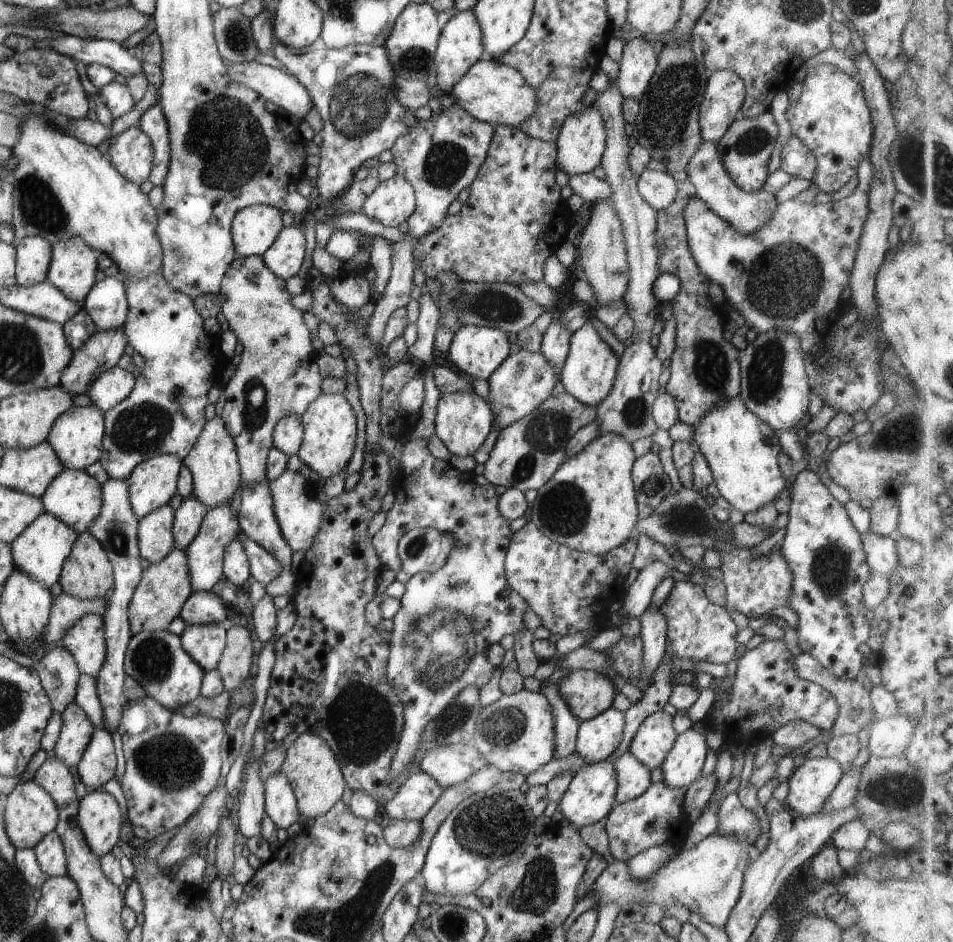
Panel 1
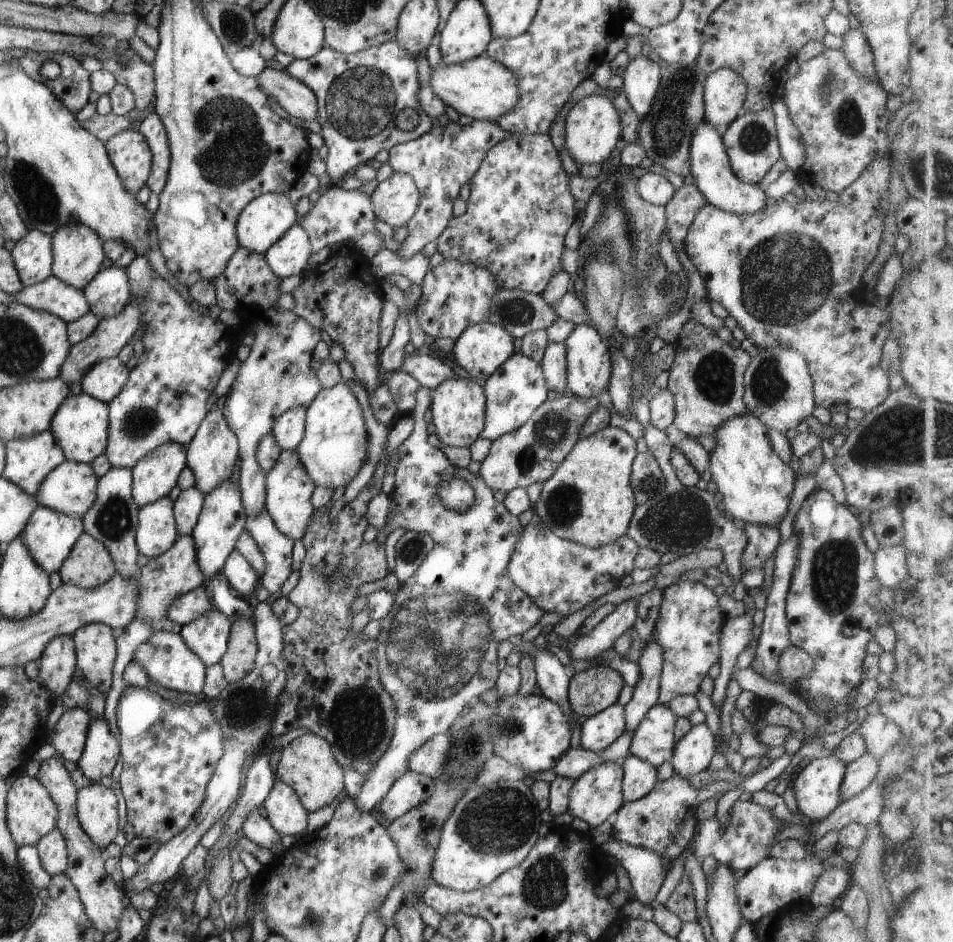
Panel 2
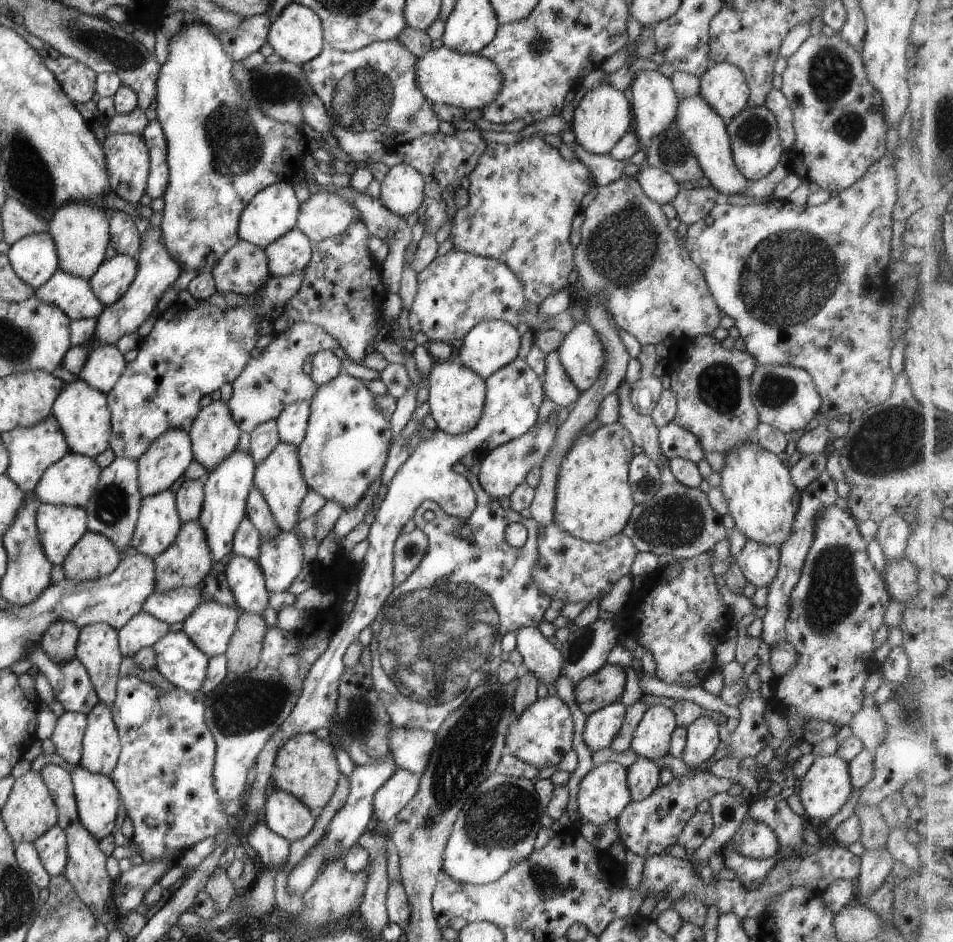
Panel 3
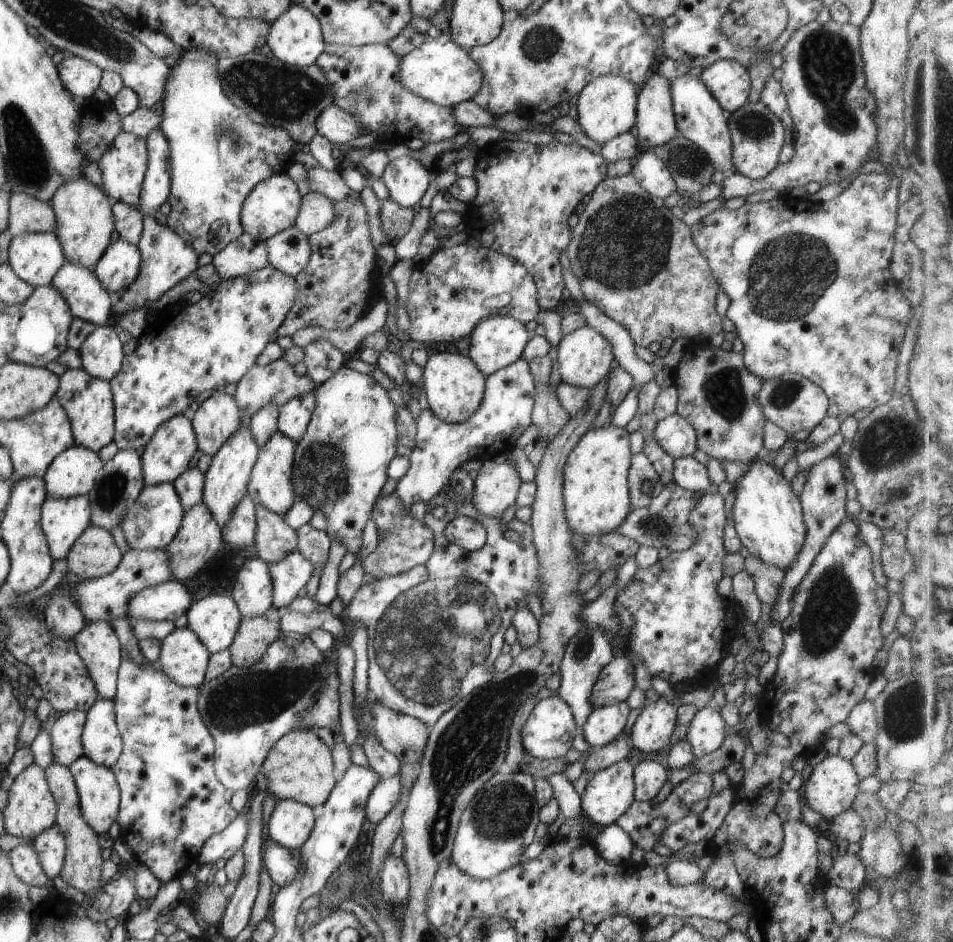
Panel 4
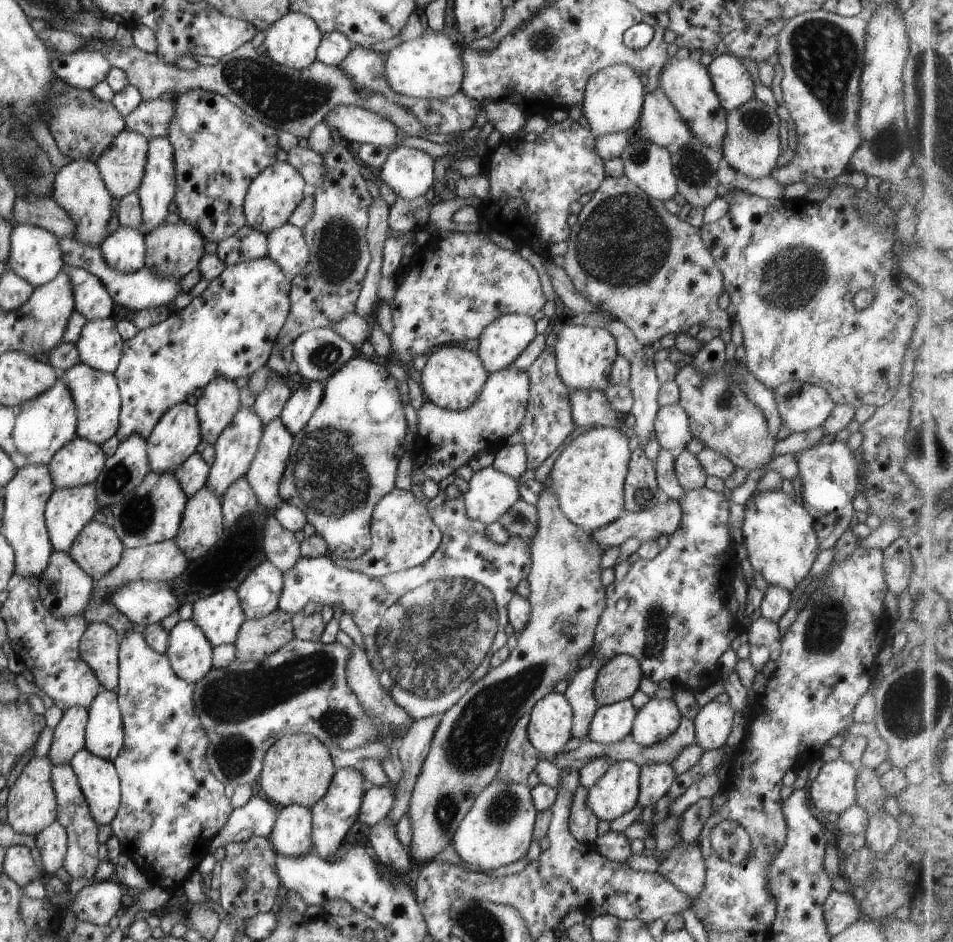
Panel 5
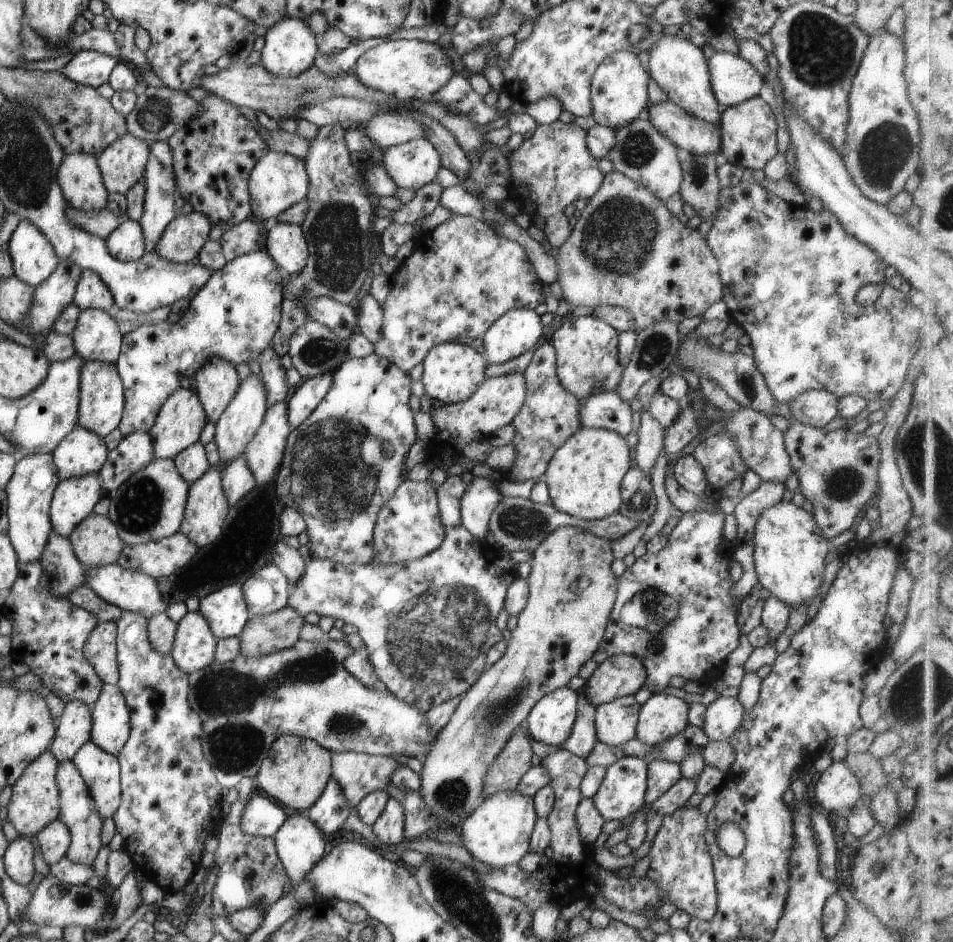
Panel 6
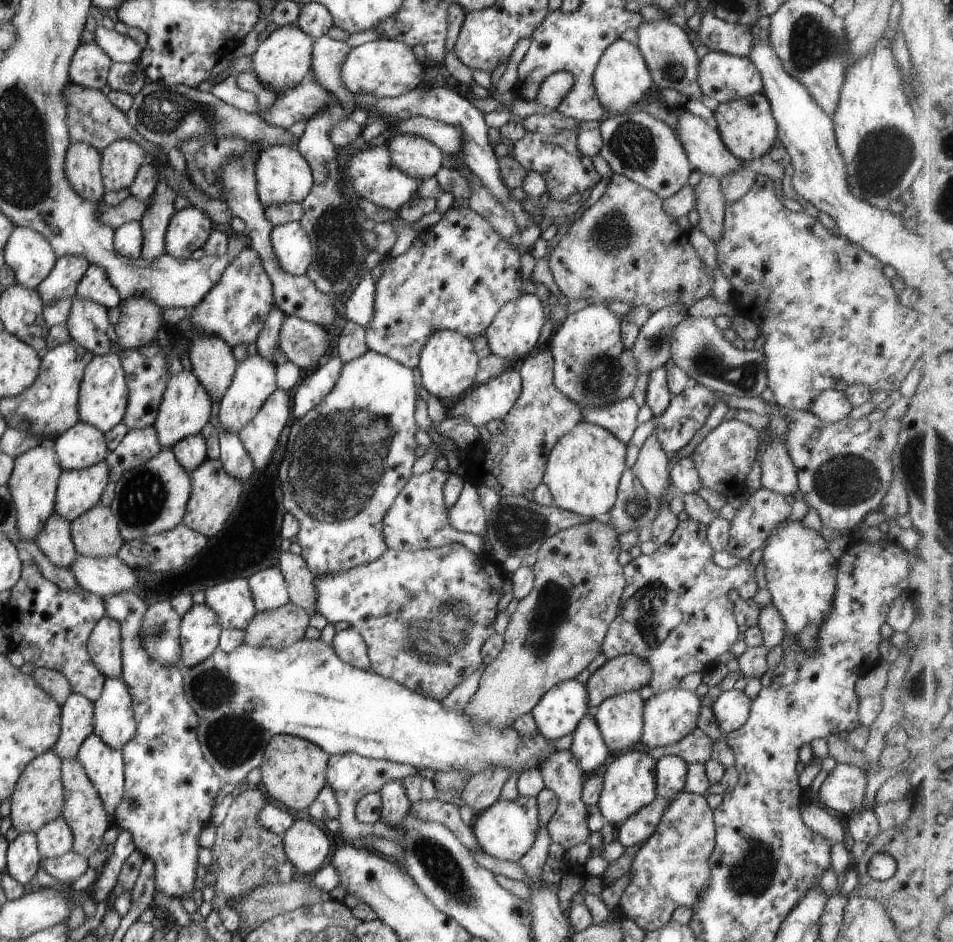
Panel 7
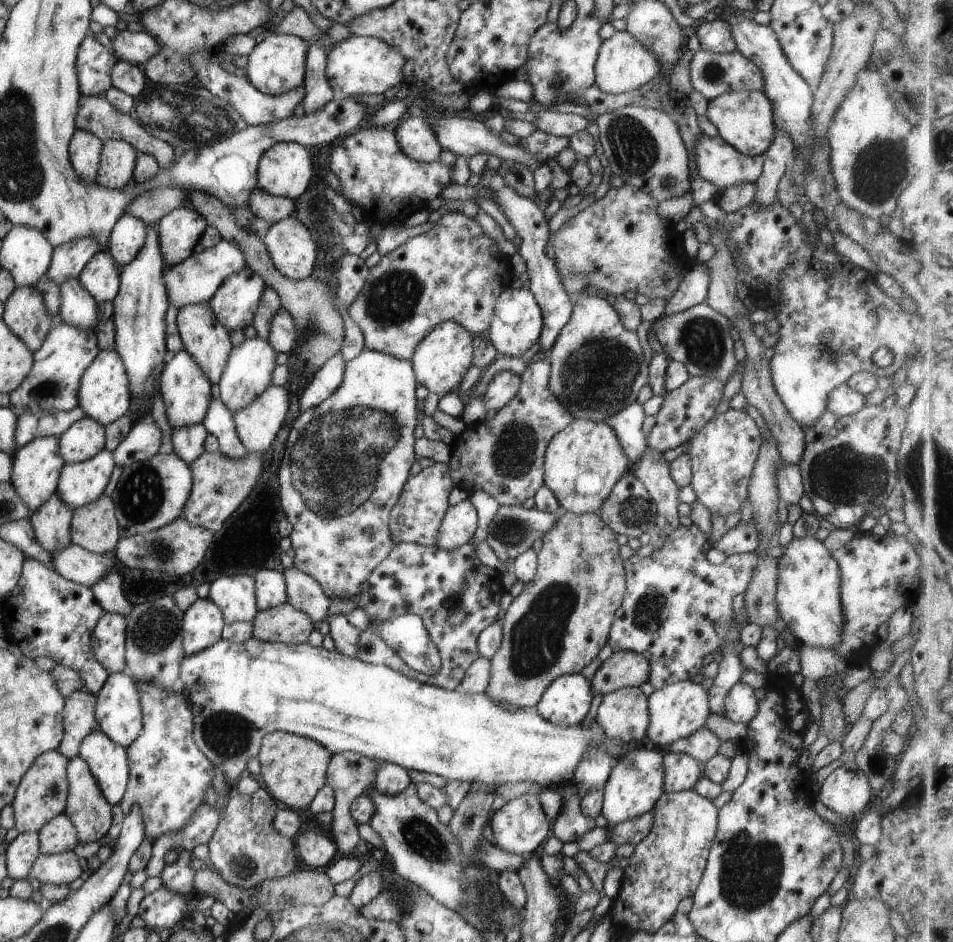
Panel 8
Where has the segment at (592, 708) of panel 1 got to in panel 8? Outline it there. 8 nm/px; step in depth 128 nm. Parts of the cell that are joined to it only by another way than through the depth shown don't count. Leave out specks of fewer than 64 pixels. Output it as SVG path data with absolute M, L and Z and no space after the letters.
M613 651L602 661L590 681L593 694L606 695L625 687L639 687L648 680L647 659L635 651Z

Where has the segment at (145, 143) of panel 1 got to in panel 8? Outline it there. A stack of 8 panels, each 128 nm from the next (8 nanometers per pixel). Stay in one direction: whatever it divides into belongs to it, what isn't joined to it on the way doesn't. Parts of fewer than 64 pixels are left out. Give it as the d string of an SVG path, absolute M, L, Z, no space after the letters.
M119 139L102 142L94 182L108 189L123 189L131 180L136 150Z

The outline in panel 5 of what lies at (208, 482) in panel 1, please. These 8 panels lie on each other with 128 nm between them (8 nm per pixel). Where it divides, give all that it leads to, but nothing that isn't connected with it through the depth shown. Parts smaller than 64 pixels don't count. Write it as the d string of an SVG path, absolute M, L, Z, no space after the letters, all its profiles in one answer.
M215 377L203 388L196 400L200 442L212 445L219 433L240 409L239 391L232 379Z

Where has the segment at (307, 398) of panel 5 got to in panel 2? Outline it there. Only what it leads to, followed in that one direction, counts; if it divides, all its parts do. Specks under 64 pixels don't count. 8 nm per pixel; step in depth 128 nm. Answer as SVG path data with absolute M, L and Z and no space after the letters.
M293 407L286 410L273 423L270 430L280 450L293 451L304 435L305 408Z

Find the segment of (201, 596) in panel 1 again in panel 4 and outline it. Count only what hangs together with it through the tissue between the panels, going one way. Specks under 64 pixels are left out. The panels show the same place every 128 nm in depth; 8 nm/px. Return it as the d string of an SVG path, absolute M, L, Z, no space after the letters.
M171 579L136 592L126 606L127 618L173 622L192 602L185 585Z

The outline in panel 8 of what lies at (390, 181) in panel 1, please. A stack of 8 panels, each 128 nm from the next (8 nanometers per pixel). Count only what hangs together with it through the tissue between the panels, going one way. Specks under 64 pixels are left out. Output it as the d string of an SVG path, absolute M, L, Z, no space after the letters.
M423 117L407 118L394 130L396 143L404 155L416 163L437 161L442 148Z

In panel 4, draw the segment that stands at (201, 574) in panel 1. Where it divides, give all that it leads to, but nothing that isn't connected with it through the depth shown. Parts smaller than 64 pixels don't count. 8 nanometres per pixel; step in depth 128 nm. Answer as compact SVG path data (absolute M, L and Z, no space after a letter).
M239 427L211 457L209 468L204 472L202 501L221 530L231 518L237 503L246 495L247 481L257 453L258 446L249 428Z

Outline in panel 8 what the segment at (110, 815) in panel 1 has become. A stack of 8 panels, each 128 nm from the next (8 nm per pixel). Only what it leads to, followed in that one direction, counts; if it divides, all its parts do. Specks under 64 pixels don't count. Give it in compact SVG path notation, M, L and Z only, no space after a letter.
M97 728L83 737L78 755L88 764L104 799L111 806L118 804L127 782L126 750Z

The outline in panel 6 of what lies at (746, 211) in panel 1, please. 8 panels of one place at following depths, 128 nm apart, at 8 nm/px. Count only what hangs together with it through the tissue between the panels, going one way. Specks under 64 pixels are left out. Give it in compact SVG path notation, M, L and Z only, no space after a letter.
M680 33L673 36L662 34L647 52L648 75L665 92L668 100L682 108L688 115L693 115L718 128L720 114L717 112L717 102L710 85L708 64L701 53L701 48L695 47Z

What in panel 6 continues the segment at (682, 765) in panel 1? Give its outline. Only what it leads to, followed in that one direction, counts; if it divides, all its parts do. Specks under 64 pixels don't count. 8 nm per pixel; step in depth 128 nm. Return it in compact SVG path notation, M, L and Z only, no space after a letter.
M719 695L706 706L700 729L709 741L726 741L739 728L743 713L736 698Z

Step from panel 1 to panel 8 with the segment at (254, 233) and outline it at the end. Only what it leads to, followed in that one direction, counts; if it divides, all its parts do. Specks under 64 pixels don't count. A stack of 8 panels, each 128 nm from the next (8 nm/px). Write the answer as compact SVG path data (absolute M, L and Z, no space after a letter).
M275 143L260 156L256 188L274 197L295 200L308 188L313 168L308 148L297 143Z

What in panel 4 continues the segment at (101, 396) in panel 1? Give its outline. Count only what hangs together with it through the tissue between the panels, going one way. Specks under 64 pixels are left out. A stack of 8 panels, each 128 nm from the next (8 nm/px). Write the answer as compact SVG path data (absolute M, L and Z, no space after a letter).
M110 324L96 325L95 330L82 340L77 351L81 368L89 376L109 382L117 374L124 357L117 330Z

